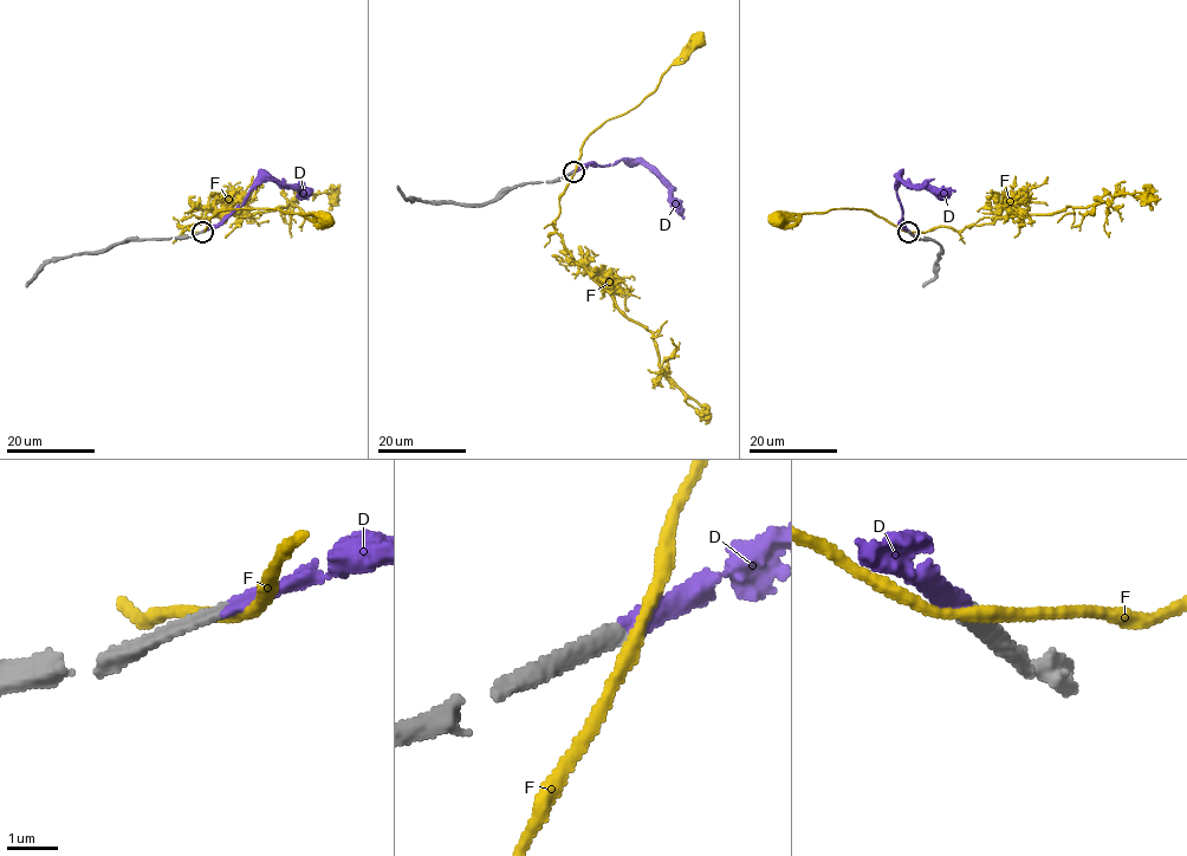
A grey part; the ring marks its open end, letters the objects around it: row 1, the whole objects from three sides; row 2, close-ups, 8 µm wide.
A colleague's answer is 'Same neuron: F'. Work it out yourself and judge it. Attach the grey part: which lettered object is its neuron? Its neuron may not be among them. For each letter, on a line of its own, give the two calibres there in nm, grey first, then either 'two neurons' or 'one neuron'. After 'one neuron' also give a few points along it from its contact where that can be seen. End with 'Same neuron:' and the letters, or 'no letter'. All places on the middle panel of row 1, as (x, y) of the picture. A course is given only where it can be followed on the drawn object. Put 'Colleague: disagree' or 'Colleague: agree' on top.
Colleague: disagree
D: 320 nm thick on the grey side, 320 nm on the other; one neuron; it runs (573, 172), (590, 164), (627, 160), (643, 163), (668, 188), (683, 219)
F: 320 nm thick on the grey side, 240 nm on the other; two neurons
Same neuron: D

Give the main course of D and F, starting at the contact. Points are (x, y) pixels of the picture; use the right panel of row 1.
D: (908, 232), (901, 225), (896, 187), (900, 180), (916, 187), (955, 190)
F: (908, 232), (938, 226), (958, 231), (1005, 216), (1051, 215), (1120, 194), (1161, 199)

